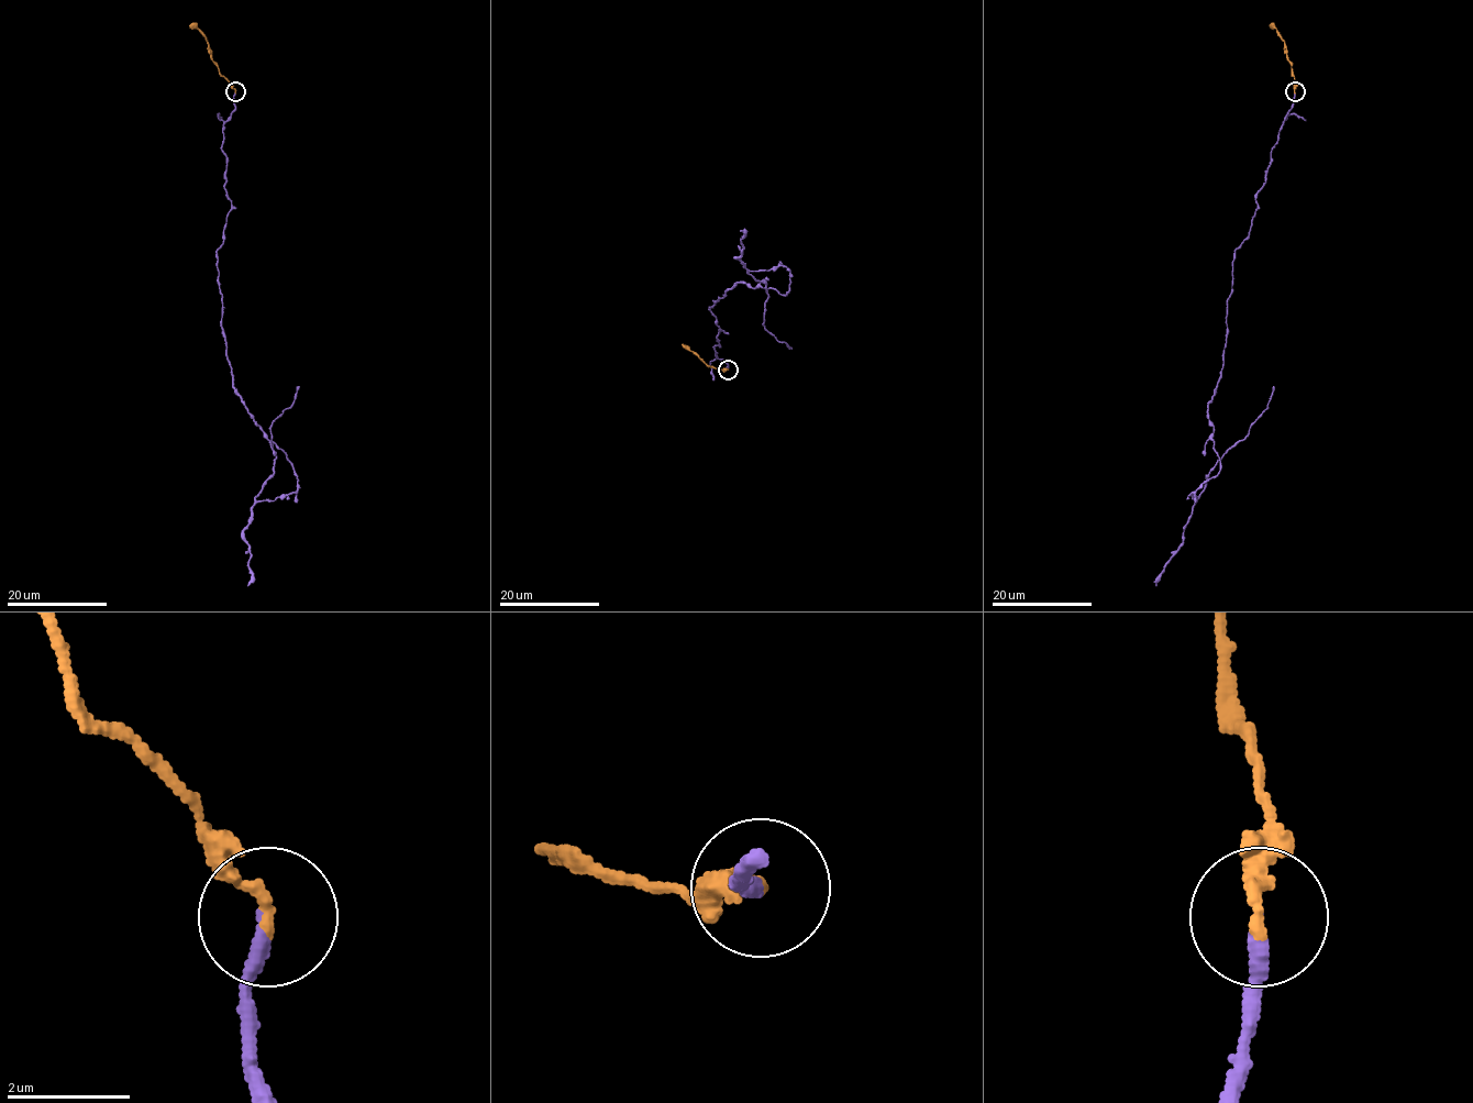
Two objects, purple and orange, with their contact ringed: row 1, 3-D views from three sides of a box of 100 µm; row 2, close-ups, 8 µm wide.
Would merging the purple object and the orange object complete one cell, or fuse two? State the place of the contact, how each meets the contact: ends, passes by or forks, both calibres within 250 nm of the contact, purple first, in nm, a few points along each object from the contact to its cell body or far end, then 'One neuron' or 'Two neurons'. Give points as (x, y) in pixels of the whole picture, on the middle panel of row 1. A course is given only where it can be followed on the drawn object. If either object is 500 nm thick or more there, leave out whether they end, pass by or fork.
Place: (728, 370). At the ring purple ends. At the ring orange ends. Thickness 240 nm (purple) against 240 nm. Course of purple: (728, 370), (713, 300), (737, 283), (789, 290), (785, 266), (749, 271), (765, 283), (763, 326), (792, 348). Course of orange: (728, 370), (710, 365), (683, 344). Two neurons

